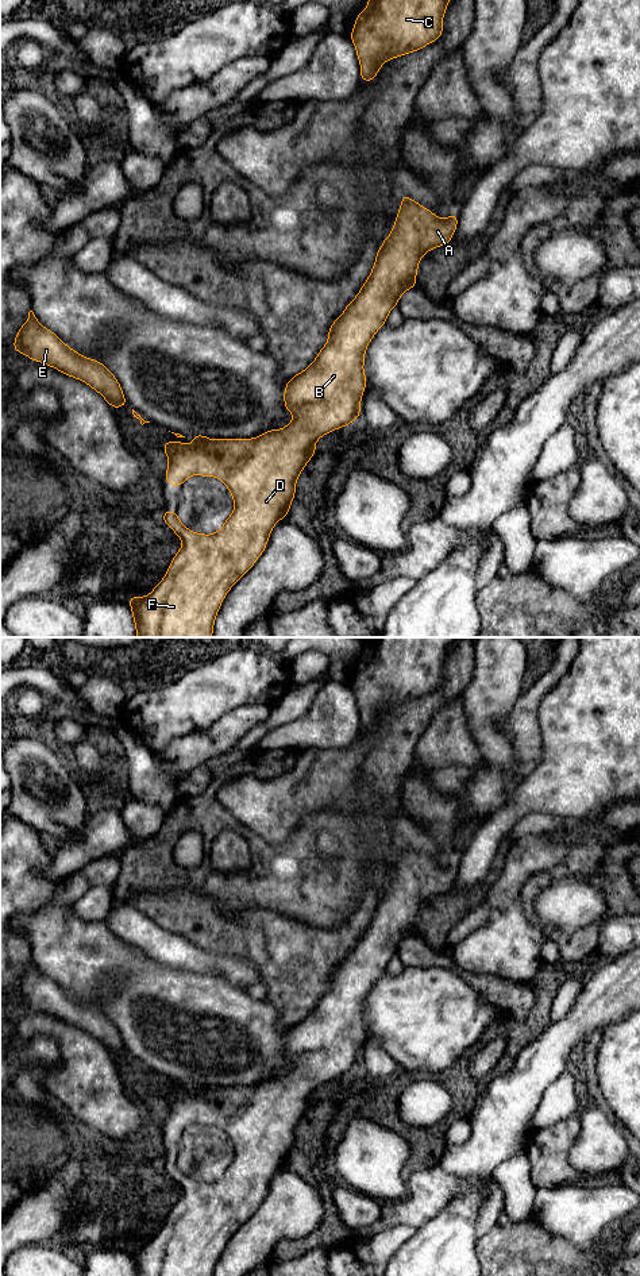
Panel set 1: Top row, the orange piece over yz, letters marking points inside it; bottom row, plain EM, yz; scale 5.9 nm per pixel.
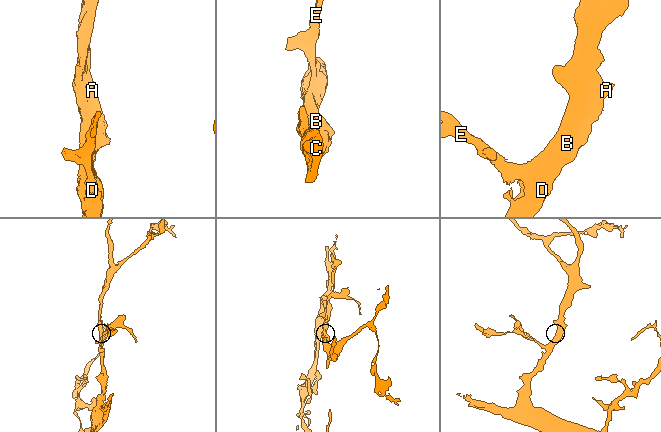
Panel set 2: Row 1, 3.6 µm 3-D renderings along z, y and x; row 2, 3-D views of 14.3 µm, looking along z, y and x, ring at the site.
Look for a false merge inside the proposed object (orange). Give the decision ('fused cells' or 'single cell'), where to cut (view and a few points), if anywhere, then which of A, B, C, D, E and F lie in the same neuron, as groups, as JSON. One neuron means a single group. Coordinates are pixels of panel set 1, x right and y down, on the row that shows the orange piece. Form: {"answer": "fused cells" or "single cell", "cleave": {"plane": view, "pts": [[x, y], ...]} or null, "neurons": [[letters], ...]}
{"answer": "single cell", "cleave": null, "neurons": [["A", "B", "C", "D", "E", "F"]]}

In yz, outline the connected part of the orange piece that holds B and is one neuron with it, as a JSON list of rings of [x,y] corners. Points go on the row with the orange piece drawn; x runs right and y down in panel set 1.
[[[401,194],[401,207],[396,216],[394,227],[390,232],[390,235],[383,240],[382,246],[377,251],[375,255],[375,263],[373,266],[373,270],[363,284],[362,289],[356,294],[356,297],[346,307],[344,312],[334,321],[331,328],[328,329],[328,342],[327,344],[320,350],[316,359],[301,373],[296,374],[293,378],[290,378],[285,386],[284,393],[284,401],[285,401],[285,409],[290,410],[294,416],[294,419],[282,429],[269,429],[267,432],[262,433],[258,437],[252,439],[216,439],[211,440],[204,435],[192,435],[190,437],[196,442],[194,444],[185,444],[185,443],[173,443],[173,442],[163,442],[163,451],[166,452],[166,456],[169,459],[169,467],[165,474],[165,481],[169,481],[173,487],[180,487],[181,483],[184,483],[190,475],[203,475],[203,477],[216,477],[221,479],[225,486],[228,487],[235,509],[231,513],[231,516],[225,520],[224,525],[215,532],[213,535],[204,535],[204,533],[196,533],[193,531],[189,531],[177,517],[177,510],[165,510],[161,520],[163,520],[173,532],[177,533],[177,536],[182,540],[181,550],[174,555],[174,559],[171,560],[163,579],[154,587],[154,590],[147,597],[135,597],[131,595],[130,600],[130,608],[134,616],[135,628],[136,628],[136,637],[212,637],[213,632],[213,624],[216,614],[220,609],[220,605],[230,591],[230,589],[254,566],[254,563],[258,560],[258,558],[262,555],[262,552],[266,548],[266,544],[269,541],[270,532],[273,527],[285,516],[289,514],[289,508],[292,501],[294,500],[296,493],[296,482],[298,475],[301,474],[305,464],[309,462],[309,459],[317,452],[315,448],[315,443],[324,436],[328,432],[332,432],[335,429],[339,429],[342,427],[346,427],[351,424],[356,417],[361,415],[361,398],[365,393],[366,388],[366,375],[363,371],[363,363],[365,363],[365,351],[373,339],[373,336],[377,334],[377,331],[386,323],[388,315],[390,309],[396,305],[398,305],[398,300],[401,294],[410,289],[416,288],[416,273],[419,269],[420,258],[431,251],[432,248],[440,247],[451,242],[452,235],[458,225],[458,215],[452,213],[447,219],[439,219],[435,213],[432,213],[429,209],[421,207],[417,204],[413,198],[408,196]]]

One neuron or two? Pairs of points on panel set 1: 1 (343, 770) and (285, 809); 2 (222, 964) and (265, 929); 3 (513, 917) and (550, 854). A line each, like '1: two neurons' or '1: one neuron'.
1: one neuron
2: two neurons
3: one neuron

